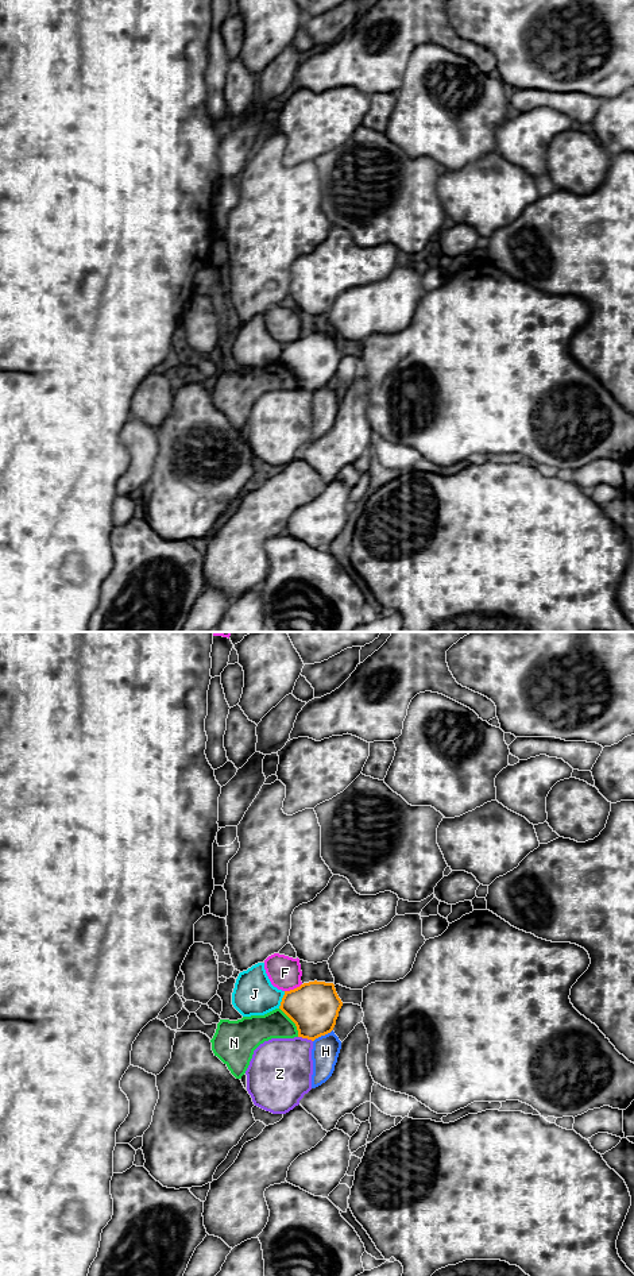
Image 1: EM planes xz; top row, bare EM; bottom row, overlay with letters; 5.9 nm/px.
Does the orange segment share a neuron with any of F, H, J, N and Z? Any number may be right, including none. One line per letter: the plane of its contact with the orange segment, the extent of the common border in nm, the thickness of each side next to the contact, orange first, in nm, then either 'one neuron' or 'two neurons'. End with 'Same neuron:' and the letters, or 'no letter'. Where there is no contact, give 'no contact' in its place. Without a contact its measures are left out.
F: contact in xz; length 120 nm; calibres 300 and 190 nm; two neurons
H: contact in xz; length 140 nm; calibres 300 and 160 nm; two neurons
J: contact in xz; length 110 nm; calibres 300 and 240 nm; two neurons
N: contact in xz; length 200 nm; calibres 300 and 180 nm; two neurons
Z: contact in xz; length 90 nm; calibres 300 and 380 nm; two neurons
Same neuron: no letter

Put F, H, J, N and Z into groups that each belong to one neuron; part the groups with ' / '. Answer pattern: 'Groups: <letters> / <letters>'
Groups: F / H / J Z / N

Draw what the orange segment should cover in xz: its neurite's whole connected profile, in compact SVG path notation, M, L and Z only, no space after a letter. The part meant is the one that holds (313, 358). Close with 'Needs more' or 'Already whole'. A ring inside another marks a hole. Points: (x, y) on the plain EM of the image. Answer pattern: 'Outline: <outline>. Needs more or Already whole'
Outline: M314 332L285 343L279 361L295 375L298 389L314 393L333 382L341 358L333 335Z. Already whole

